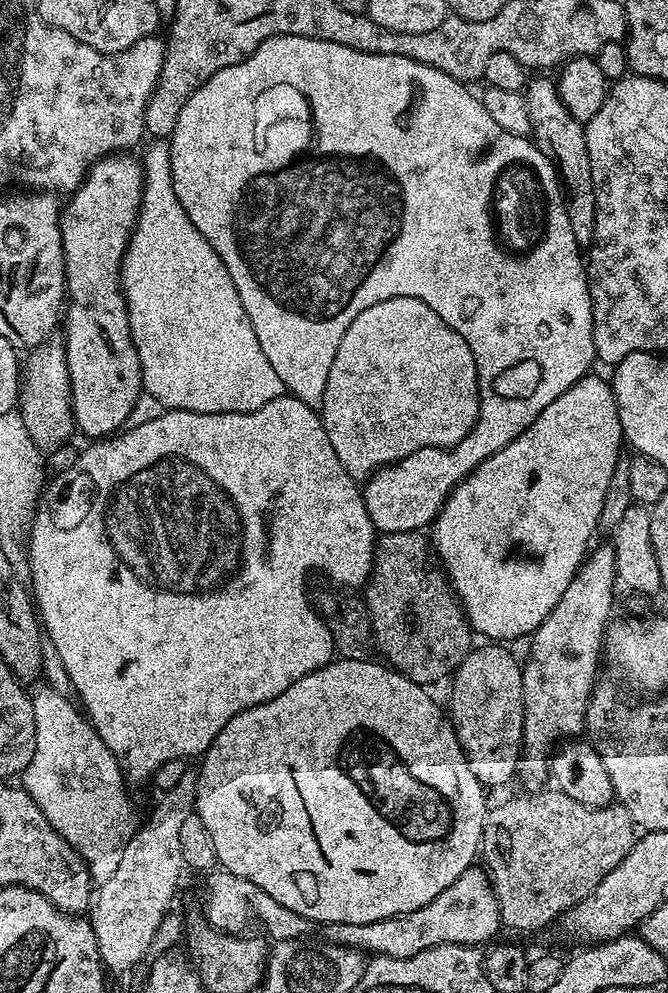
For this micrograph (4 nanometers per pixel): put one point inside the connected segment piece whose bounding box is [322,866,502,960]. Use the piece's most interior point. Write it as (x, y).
(466, 913)

